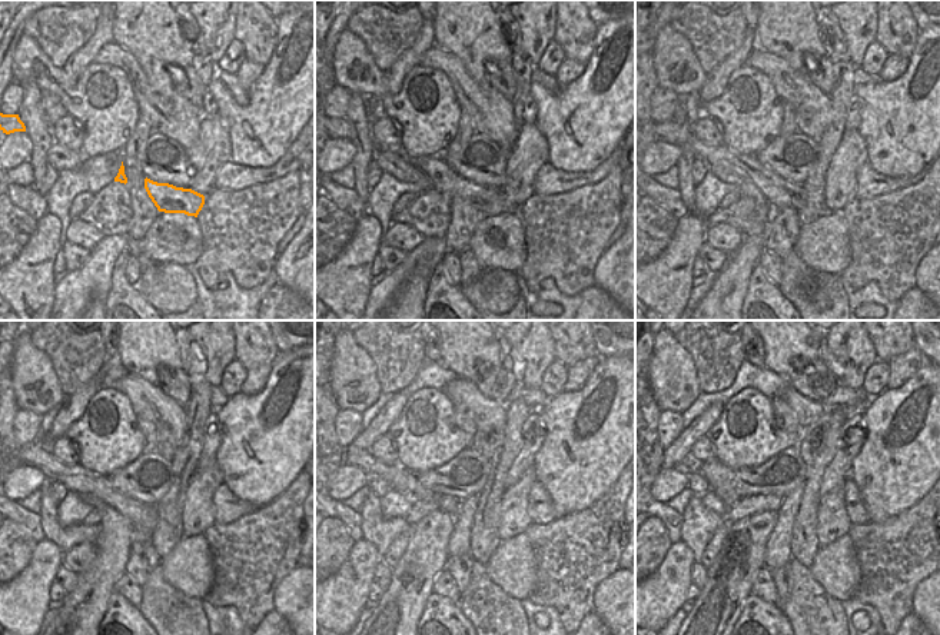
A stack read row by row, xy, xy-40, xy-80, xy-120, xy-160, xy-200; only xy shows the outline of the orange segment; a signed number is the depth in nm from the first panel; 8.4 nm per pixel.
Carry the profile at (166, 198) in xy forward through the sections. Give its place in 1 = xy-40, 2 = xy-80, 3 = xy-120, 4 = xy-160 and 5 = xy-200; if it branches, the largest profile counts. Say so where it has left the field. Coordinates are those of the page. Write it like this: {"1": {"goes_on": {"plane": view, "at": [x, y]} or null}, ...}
{"1": {"goes_on": {"plane": "xy-40", "at": [488, 200]}}, "2": {"goes_on": {"plane": "xy-80", "at": [780, 193]}}, "3": {"goes_on": {"plane": "xy-120", "at": [76, 478]}}, "4": {"goes_on": {"plane": "xy-160", "at": [399, 478]}}, "5": {"goes_on": {"plane": "xy-200", "at": [688, 462]}}}

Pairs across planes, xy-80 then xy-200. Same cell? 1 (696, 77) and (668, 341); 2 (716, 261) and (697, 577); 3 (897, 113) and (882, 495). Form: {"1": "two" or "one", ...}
{"1": "one", "2": "one", "3": "one"}

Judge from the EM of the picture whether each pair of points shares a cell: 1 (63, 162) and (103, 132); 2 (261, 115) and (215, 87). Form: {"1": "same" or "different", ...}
{"1": "different", "2": "same"}

